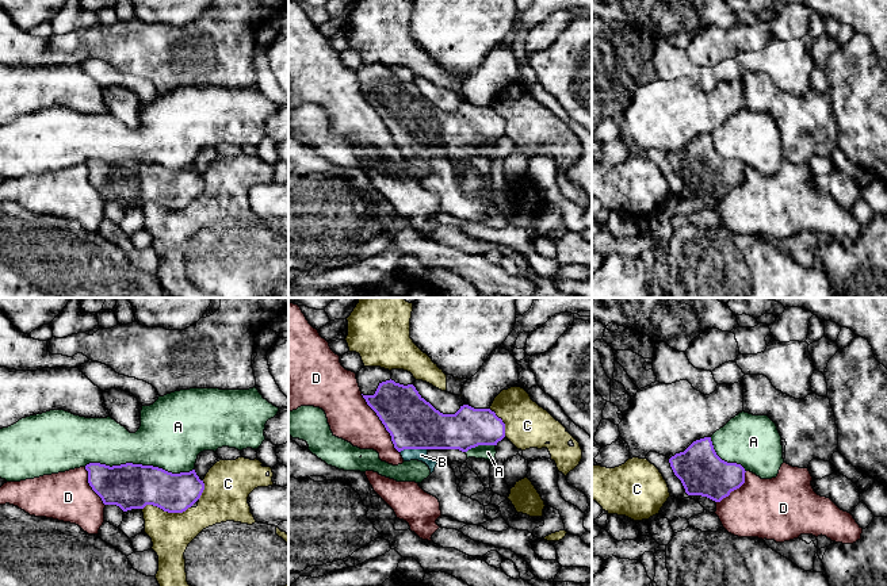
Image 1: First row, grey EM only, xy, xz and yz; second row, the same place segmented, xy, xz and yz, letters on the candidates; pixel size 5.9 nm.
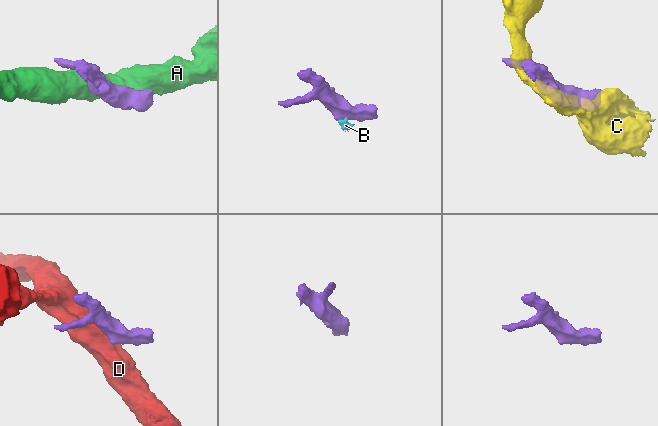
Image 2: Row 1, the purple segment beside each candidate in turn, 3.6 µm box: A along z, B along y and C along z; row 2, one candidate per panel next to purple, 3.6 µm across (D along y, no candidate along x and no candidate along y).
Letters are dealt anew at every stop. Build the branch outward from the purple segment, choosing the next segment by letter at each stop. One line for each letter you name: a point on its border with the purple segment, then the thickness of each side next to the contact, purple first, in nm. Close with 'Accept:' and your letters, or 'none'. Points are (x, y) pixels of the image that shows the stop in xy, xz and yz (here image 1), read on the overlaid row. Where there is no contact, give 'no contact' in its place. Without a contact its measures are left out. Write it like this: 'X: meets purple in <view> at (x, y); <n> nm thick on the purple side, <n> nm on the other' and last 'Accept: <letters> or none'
B: meets purple in xz at (413, 448); 300 nm thick on the purple side, 80 nm on the other
Accept: B

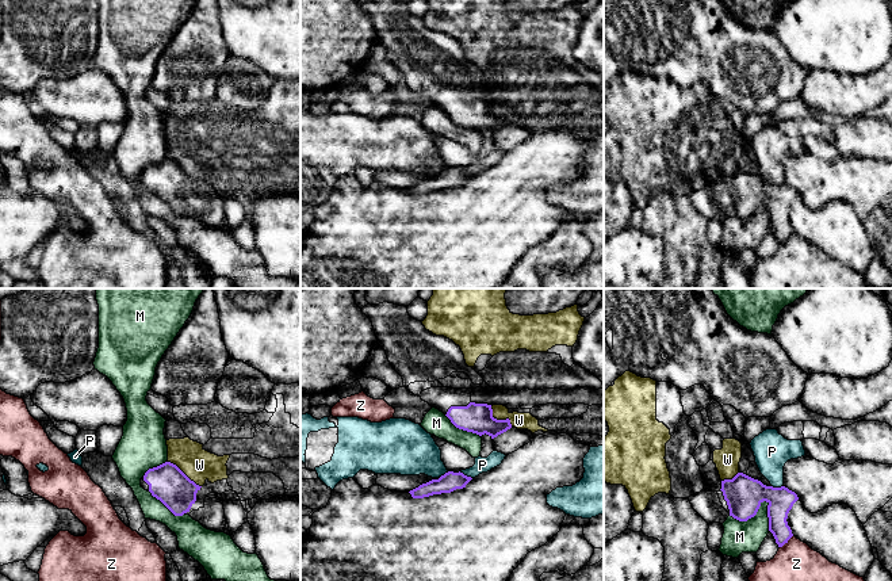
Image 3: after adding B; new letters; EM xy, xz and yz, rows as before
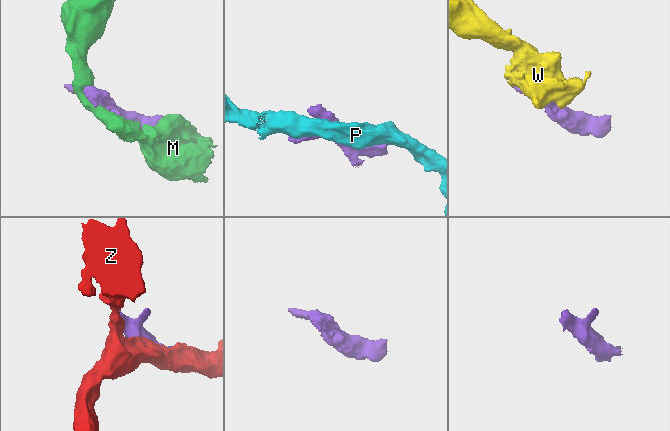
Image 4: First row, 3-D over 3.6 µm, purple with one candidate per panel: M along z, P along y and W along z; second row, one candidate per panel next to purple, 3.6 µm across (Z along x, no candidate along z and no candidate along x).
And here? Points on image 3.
Accept: none

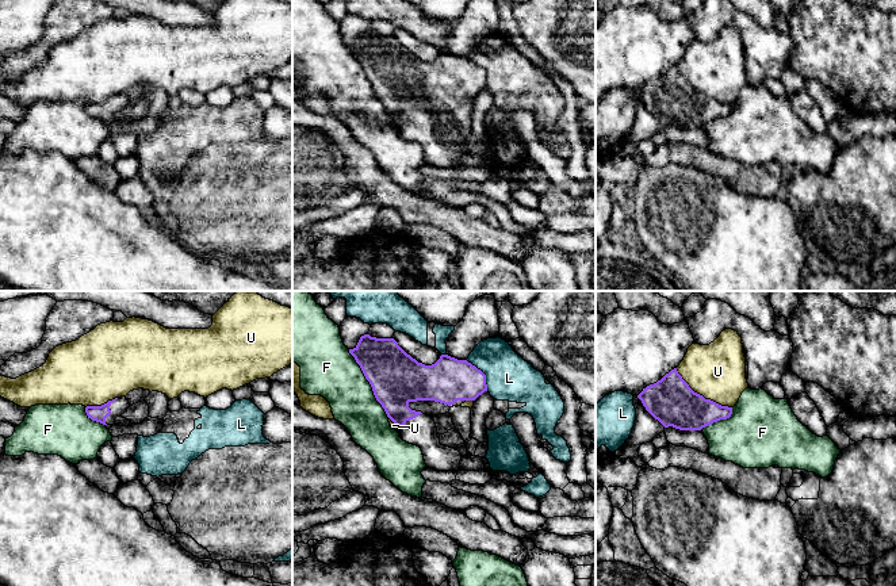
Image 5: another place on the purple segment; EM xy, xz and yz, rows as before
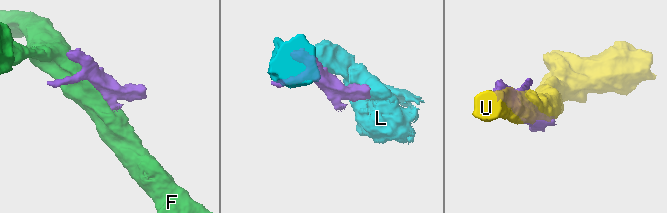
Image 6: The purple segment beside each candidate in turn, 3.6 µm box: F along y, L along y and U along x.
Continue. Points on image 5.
Accept: none

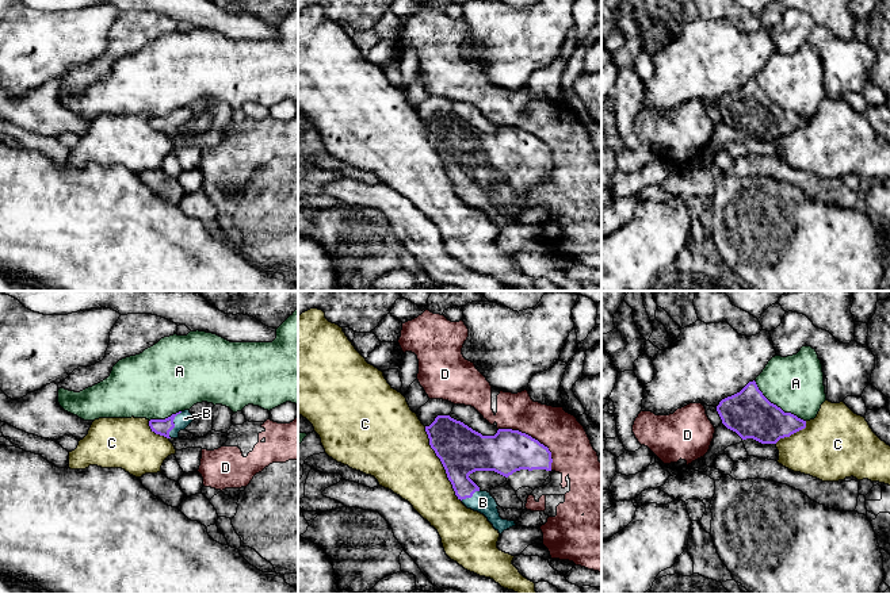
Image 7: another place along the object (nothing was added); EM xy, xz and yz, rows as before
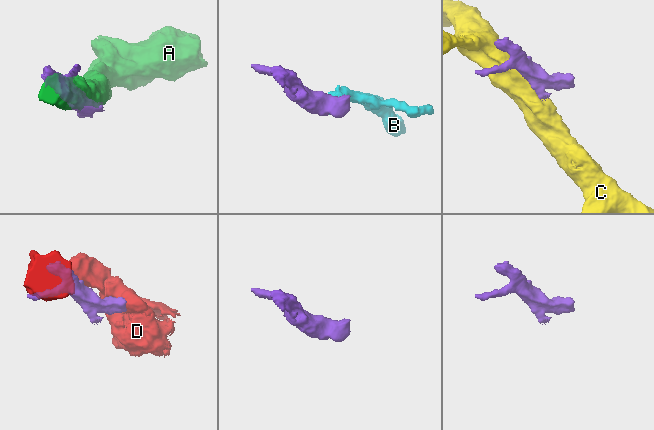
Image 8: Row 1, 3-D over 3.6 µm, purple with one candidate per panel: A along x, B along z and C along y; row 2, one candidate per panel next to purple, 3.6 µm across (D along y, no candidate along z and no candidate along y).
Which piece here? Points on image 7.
B: meets purple in xy at (174, 424); 100 nm thick on the purple side, 90 nm on the other
Accept: B

